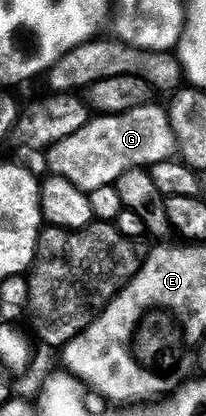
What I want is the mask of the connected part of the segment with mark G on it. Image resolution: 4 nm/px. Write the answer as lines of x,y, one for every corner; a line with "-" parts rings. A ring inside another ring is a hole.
150,104
131,108
122,114
102,114
90,117
89,123
67,140
49,147
47,157
54,175
67,178
86,192
117,183
123,172
150,168
178,153
175,132
164,105

